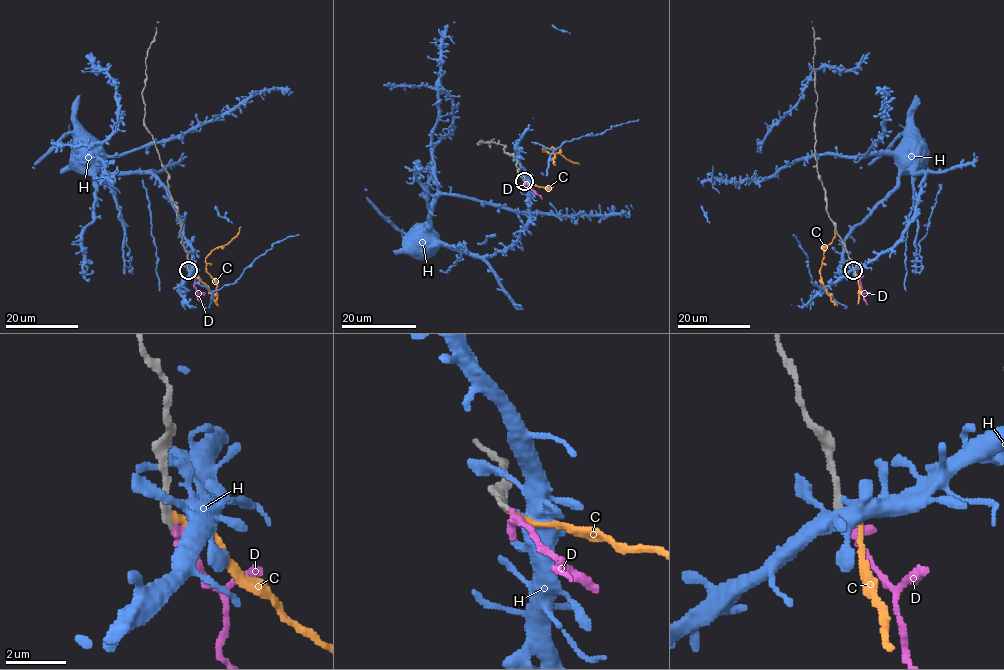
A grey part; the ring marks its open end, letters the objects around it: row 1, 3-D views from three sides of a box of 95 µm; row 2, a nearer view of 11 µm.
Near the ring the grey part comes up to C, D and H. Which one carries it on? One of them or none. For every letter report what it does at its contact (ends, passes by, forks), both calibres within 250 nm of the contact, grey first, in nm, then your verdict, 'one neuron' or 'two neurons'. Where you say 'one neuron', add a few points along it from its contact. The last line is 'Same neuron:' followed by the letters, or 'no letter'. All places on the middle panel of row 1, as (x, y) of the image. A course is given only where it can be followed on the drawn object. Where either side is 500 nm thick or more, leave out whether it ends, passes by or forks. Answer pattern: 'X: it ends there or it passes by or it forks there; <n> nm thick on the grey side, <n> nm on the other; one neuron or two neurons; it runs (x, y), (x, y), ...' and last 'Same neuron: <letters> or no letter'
C: it ends there; 240 nm thick on the grey side, 200 nm on the other; two neurons
D: it ends there; 200 nm thick on the grey side, 320 nm on the other; one neuron; it runs (525, 182), (541, 196)
H: it ends there; 280 nm thick on the grey side, 200 nm on the other; two neurons
Same neuron: D

